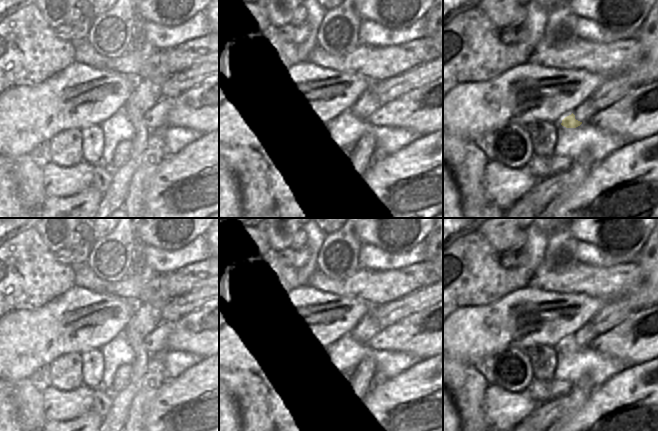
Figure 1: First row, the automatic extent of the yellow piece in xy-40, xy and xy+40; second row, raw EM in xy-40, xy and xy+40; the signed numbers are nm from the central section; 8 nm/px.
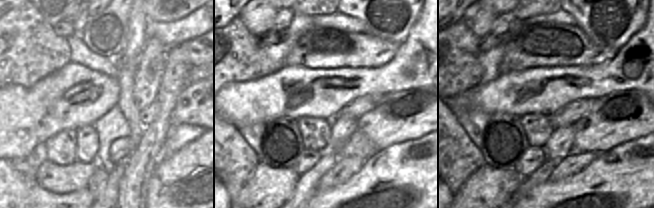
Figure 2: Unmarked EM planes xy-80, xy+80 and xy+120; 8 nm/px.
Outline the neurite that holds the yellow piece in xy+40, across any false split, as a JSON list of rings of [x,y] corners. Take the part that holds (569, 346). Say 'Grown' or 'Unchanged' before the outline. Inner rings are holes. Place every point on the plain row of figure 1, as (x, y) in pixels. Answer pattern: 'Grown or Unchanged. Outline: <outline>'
Grown. Outline: [[[591,322],[579,328],[573,337],[562,344],[561,349],[566,352],[576,352],[583,346],[589,346],[591,341],[599,334],[593,329]]]

